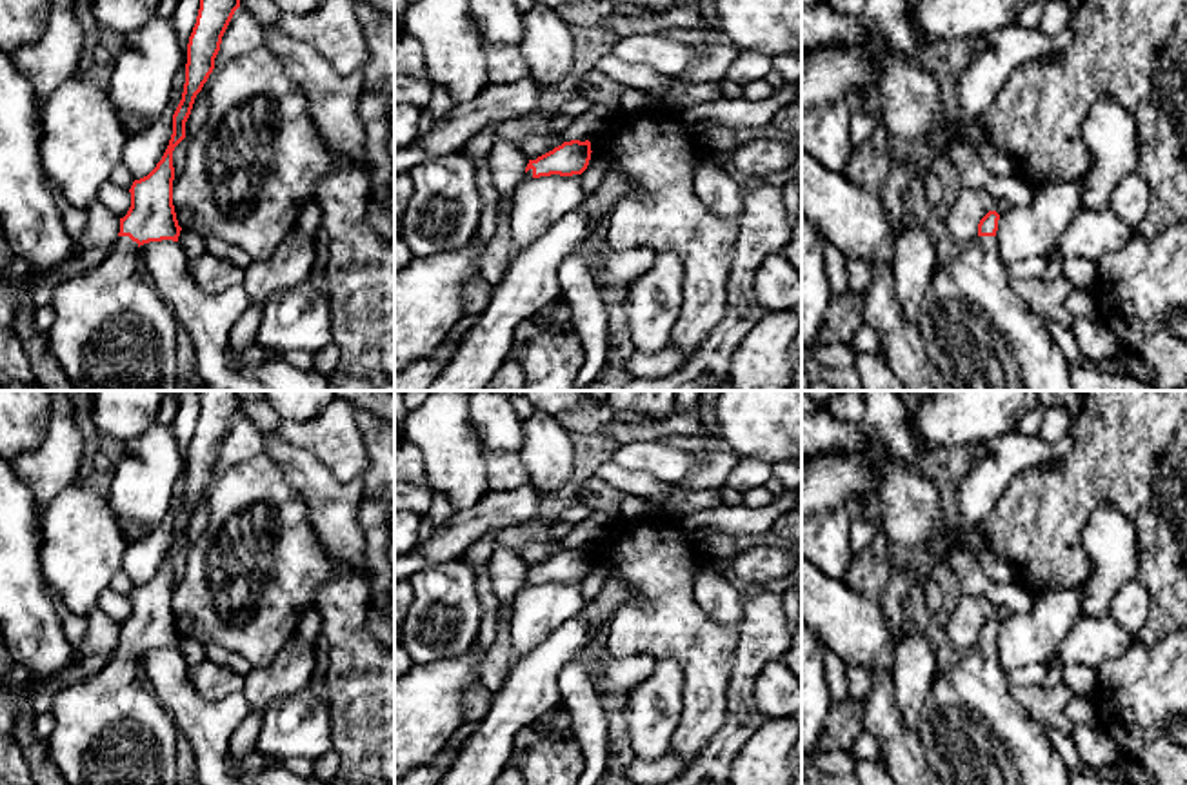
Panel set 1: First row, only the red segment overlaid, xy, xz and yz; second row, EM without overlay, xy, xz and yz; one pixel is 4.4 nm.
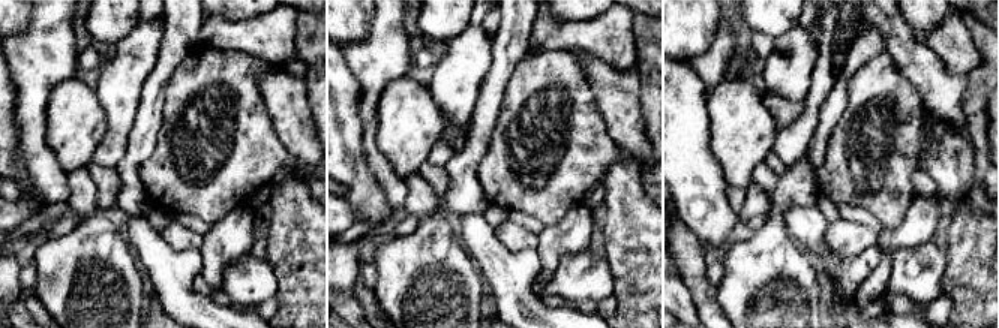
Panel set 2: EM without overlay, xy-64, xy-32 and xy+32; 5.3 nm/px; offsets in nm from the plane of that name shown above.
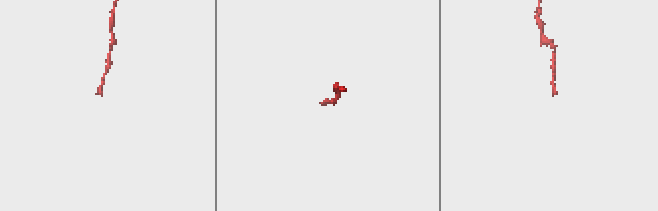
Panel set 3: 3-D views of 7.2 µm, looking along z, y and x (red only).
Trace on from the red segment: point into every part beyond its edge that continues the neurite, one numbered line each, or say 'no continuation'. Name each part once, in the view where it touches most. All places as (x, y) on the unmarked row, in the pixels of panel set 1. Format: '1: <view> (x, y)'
1: xy (111, 729)

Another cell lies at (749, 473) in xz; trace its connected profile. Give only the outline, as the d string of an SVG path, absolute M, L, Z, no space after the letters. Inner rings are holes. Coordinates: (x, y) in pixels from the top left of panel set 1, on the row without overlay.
M745 456L727 476L725 487L738 492L762 487L773 478L771 463Z

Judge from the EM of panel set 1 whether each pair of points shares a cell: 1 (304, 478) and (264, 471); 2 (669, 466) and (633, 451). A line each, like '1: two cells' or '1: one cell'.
1: two cells
2: one cell

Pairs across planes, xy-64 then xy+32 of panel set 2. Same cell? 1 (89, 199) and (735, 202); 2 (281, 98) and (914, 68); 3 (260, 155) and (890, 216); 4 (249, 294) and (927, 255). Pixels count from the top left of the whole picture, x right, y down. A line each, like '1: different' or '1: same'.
1: different
2: same
3: same
4: same

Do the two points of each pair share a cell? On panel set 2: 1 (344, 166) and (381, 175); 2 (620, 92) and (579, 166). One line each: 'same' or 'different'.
1: different
2: different

